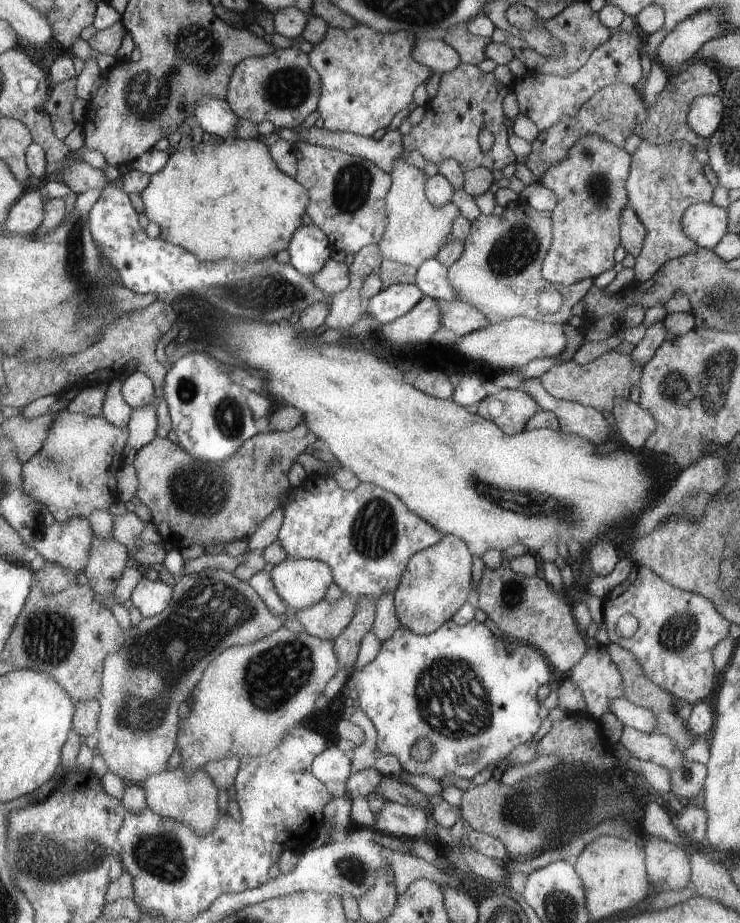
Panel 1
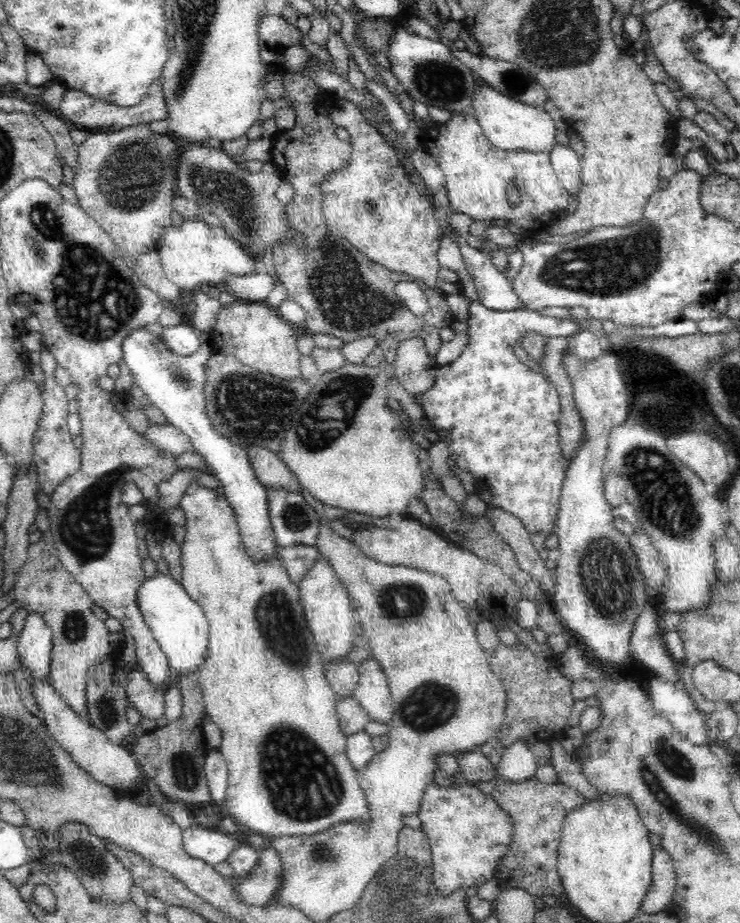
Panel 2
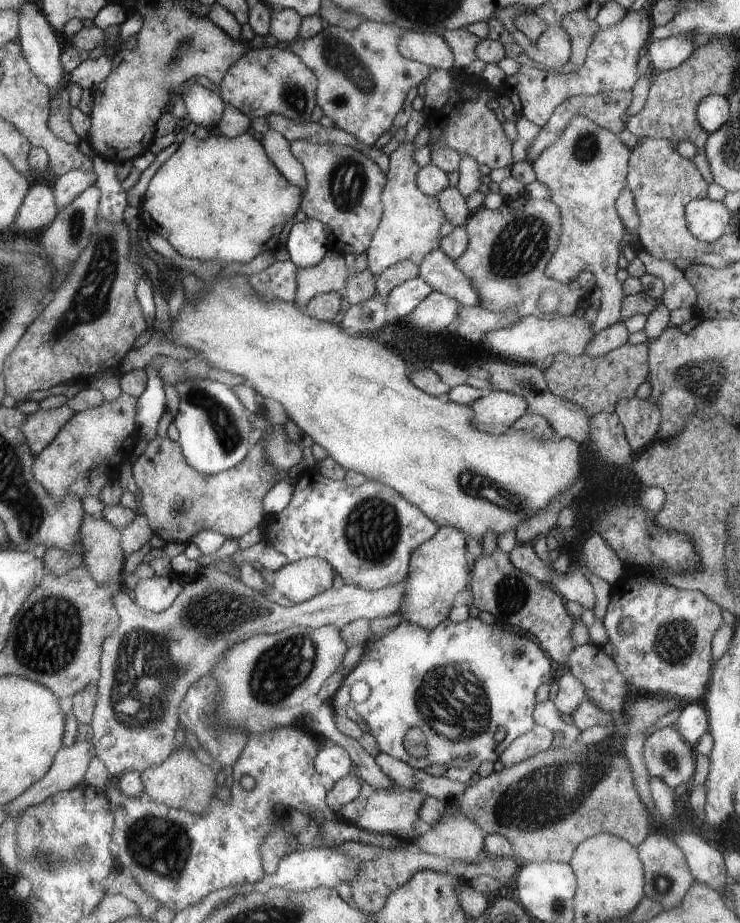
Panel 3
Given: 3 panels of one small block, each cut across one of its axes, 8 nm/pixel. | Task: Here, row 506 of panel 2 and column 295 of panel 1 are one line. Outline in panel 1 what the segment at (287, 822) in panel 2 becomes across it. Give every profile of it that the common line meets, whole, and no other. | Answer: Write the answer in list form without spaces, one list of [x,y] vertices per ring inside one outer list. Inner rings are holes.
[[[195,140],[191,146],[185,148],[177,148],[165,162],[165,166],[155,172],[145,190],[141,192],[141,202],[143,202],[143,214],[147,216],[149,224],[157,224],[159,226],[159,240],[163,242],[171,242],[171,246],[179,246],[185,252],[191,252],[199,262],[219,262],[219,260],[239,260],[239,262],[261,262],[261,260],[269,260],[273,256],[277,256],[281,250],[287,250],[287,246],[291,244],[291,238],[295,238],[295,230],[299,230],[301,226],[301,214],[303,210],[307,210],[307,206],[311,204],[309,200],[309,192],[307,188],[303,188],[303,184],[297,184],[295,178],[285,176],[283,172],[279,172],[269,156],[269,148],[263,146],[259,140],[209,140],[209,142],[201,142]]]

